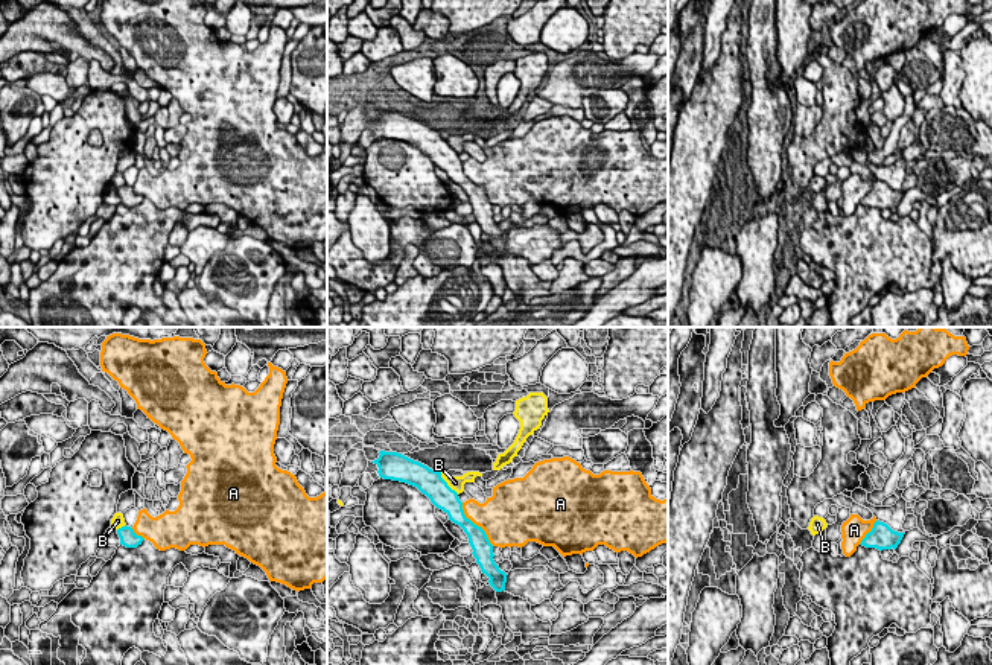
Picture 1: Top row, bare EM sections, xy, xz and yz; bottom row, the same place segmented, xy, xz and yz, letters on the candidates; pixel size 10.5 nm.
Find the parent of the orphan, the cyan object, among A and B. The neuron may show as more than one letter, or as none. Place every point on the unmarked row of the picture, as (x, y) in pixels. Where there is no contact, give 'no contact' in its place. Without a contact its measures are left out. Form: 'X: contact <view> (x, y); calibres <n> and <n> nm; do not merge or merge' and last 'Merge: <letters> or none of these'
A: contact xz (473, 183); calibres 200 and 380 nm; do not merge
B: contact xz (446, 143); calibres 280 and 160 nm; do not merge
Merge: none of these

